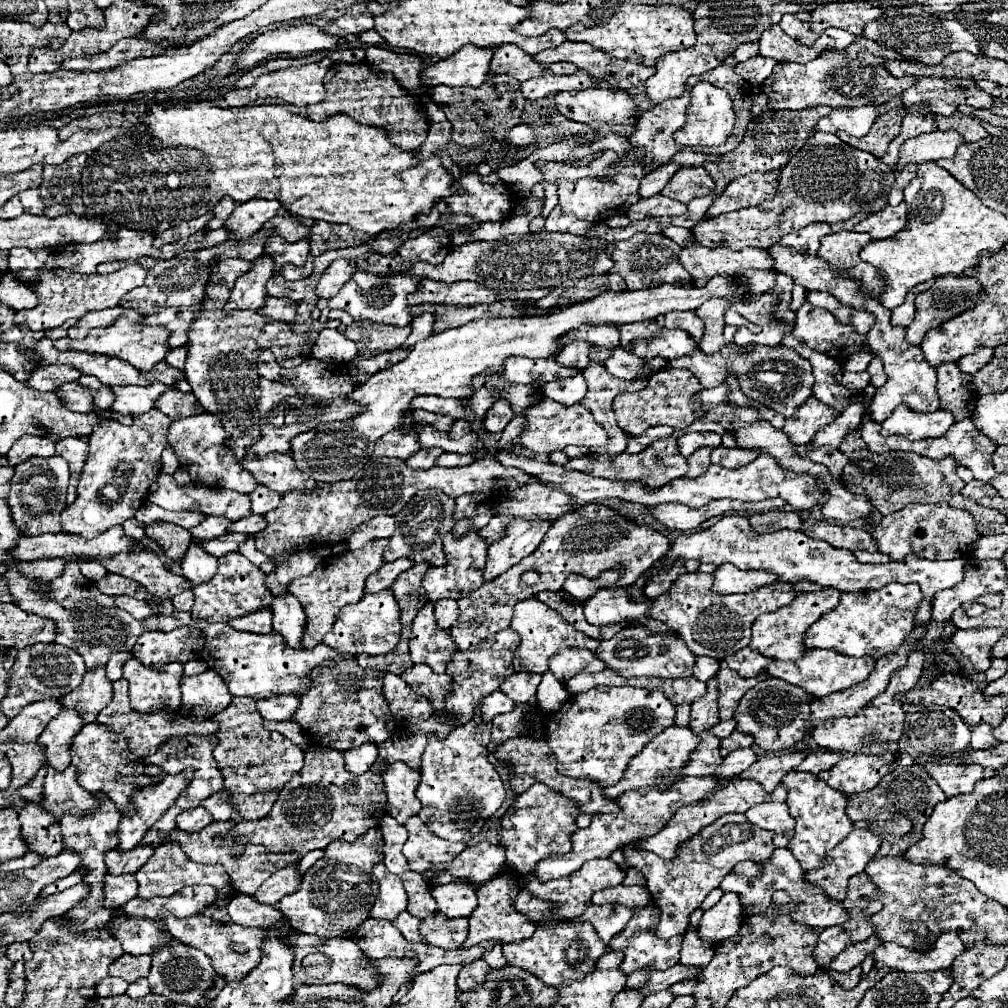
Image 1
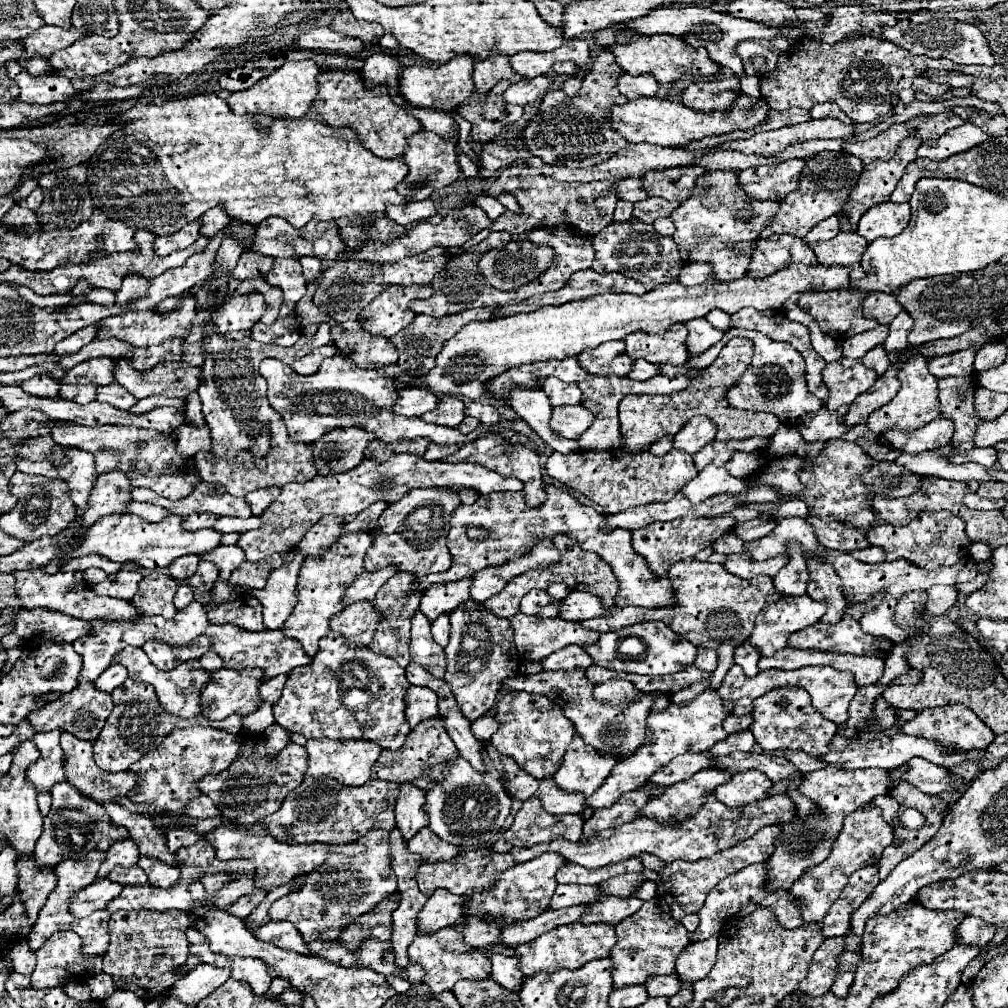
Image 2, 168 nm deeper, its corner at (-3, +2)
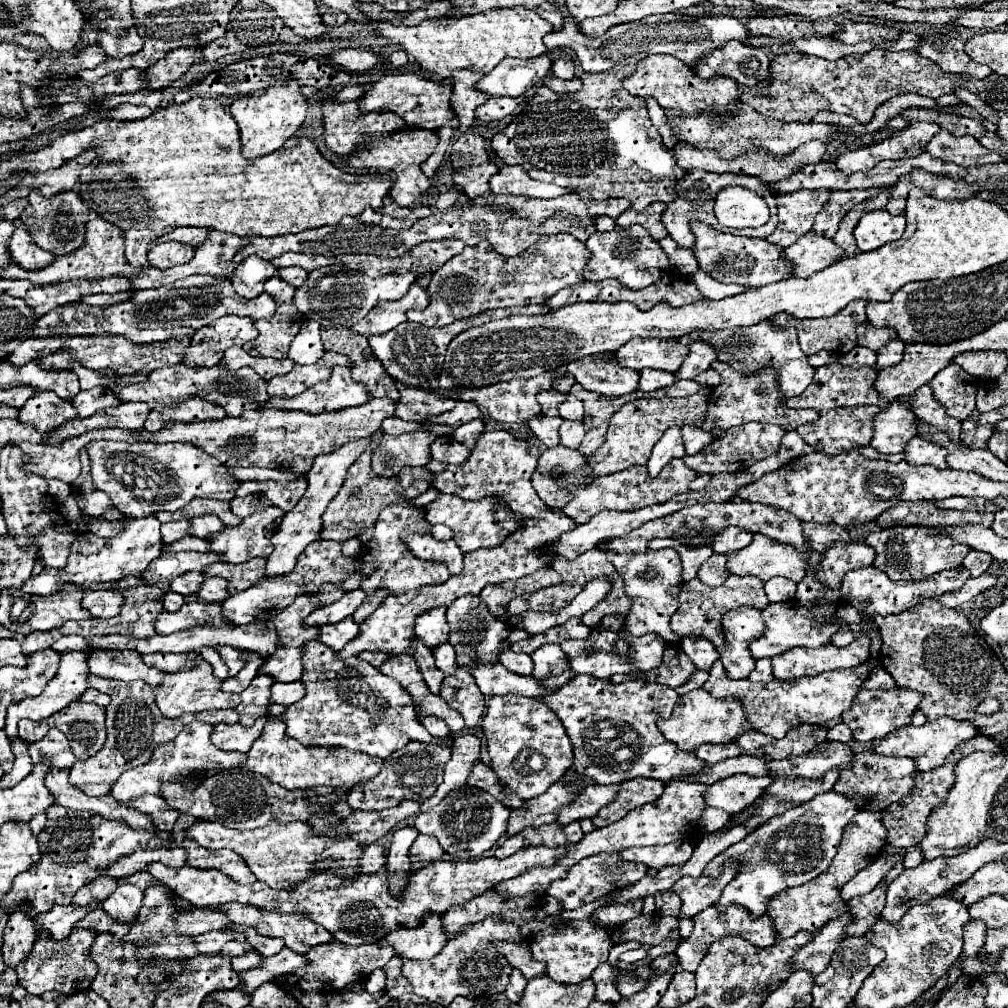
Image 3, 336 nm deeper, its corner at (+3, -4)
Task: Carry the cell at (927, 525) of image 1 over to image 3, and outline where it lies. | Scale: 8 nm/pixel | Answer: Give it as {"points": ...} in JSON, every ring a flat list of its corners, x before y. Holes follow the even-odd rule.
{"points":[[896,525,896,527,888,527,888,529,880,529,870,533,864,539,866,545,874,547,876,551,876,559,874,559,874,567,884,571,890,579,900,581,914,581,914,579,924,579,932,573,944,571,944,569,956,569,962,565,962,559,968,555,968,545,964,543,956,543,950,541,950,537,946,533,934,533,928,527,920,527,920,525]]}

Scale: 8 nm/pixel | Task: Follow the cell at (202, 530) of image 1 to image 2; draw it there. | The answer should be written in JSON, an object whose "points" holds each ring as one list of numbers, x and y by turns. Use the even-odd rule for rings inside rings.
{"points":[[192,513,184,519,182,527,186,531,198,531,198,529,204,529,204,527,212,527,214,525,214,519,218,519,218,515,210,515,210,513]]}

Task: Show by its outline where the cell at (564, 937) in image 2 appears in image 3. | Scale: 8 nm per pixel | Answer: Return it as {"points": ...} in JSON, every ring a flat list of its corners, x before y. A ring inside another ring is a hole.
{"points":[[582,919,582,921,560,921,560,923,554,923,550,927,546,927,544,931,532,935,530,939,530,951,532,951,532,957,536,957,536,961,544,963,546,965,546,975,558,983,580,983,584,979,588,979,592,975,592,971,604,963,608,959,608,951,612,949,612,941,610,941,610,933,604,929,604,927,598,927,594,925,592,921,588,919]]}

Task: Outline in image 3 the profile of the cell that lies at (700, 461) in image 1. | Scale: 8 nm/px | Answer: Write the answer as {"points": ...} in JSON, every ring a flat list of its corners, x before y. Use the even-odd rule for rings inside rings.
{"points":[[748,423,740,425,736,429,730,429,722,439,712,441,708,447,704,447,700,453,692,457,684,457,684,463,694,469,696,473,724,473,724,471,744,471,750,465,754,465,760,459,766,459,768,455,776,453,780,449,780,439,784,437,784,429,778,425,764,425,764,423]]}

